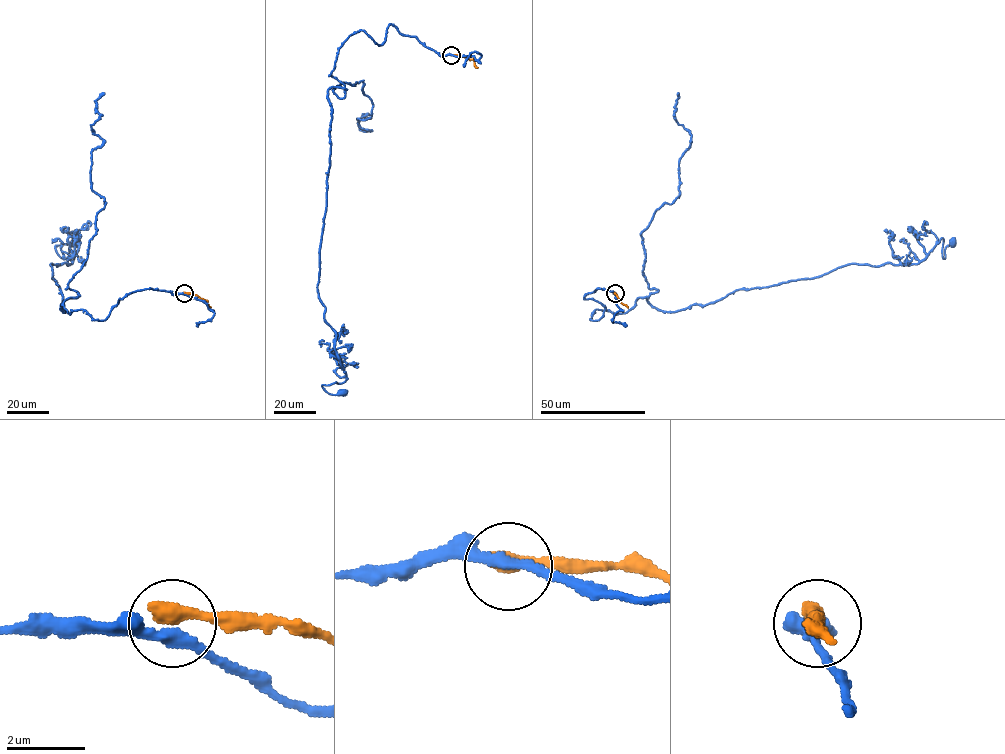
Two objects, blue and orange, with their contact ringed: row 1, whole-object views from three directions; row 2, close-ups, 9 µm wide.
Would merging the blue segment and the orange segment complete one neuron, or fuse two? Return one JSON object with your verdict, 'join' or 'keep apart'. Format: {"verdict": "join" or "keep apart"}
{"verdict": "keep apart"}

